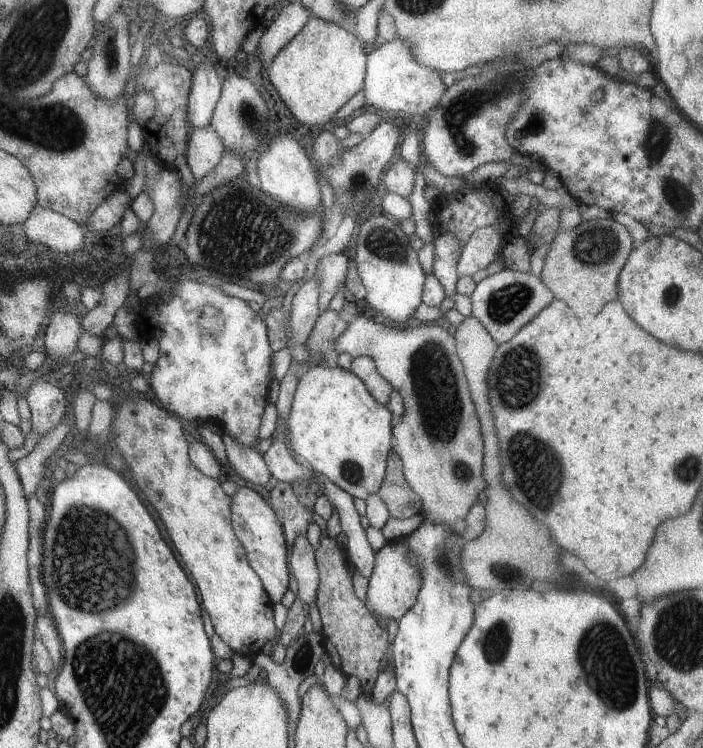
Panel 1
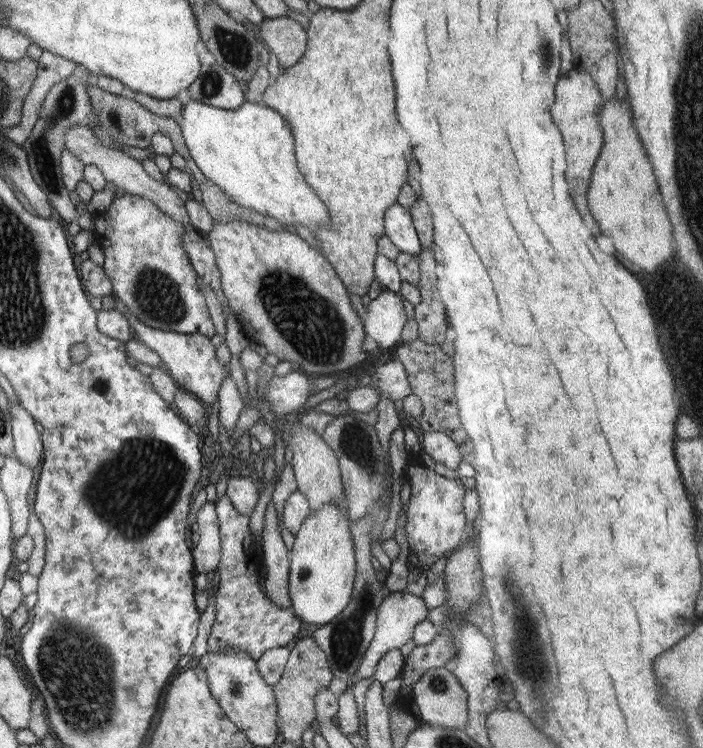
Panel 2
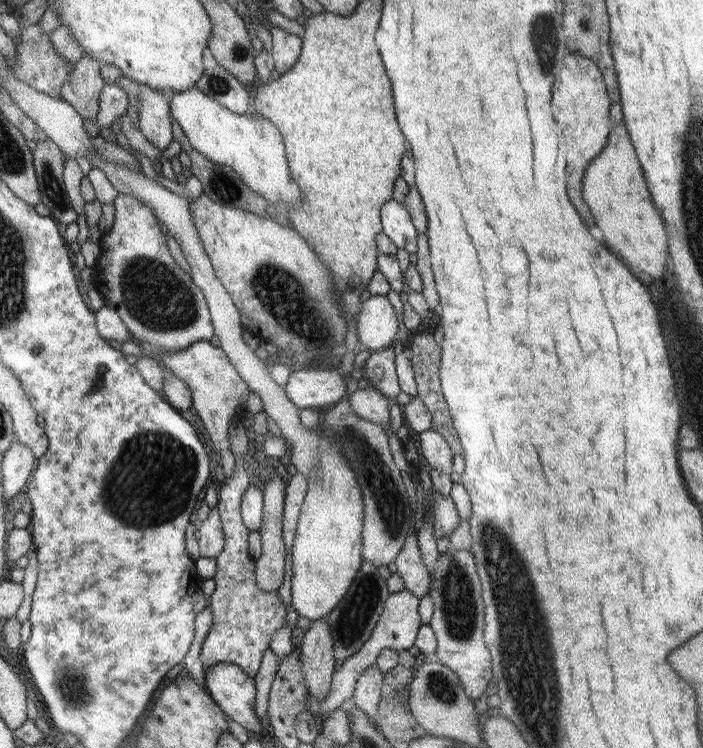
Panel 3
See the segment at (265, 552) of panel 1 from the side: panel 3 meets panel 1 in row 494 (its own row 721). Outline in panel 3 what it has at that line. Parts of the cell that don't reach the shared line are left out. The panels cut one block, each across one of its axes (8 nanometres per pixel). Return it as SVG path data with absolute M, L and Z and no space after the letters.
M227 661L208 666L204 672L209 696L220 711L245 730L259 732L261 726L254 711L254 677L248 677L239 665Z

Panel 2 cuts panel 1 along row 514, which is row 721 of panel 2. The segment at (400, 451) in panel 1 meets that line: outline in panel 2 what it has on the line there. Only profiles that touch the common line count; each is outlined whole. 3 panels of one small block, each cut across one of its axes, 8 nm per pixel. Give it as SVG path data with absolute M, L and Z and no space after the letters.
M439 667L427 670L413 685L411 692L422 723L464 728L467 720L467 694L447 669Z

